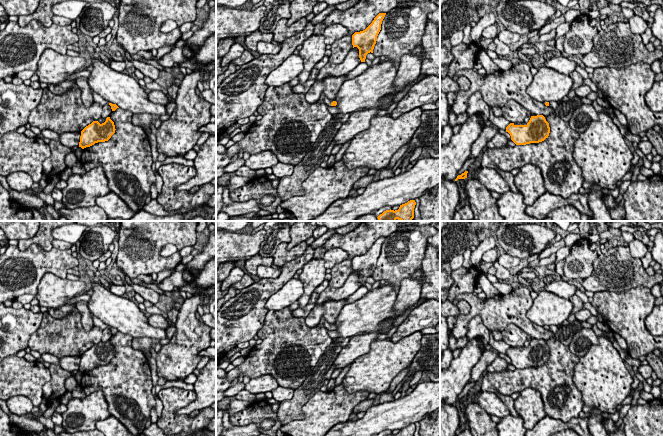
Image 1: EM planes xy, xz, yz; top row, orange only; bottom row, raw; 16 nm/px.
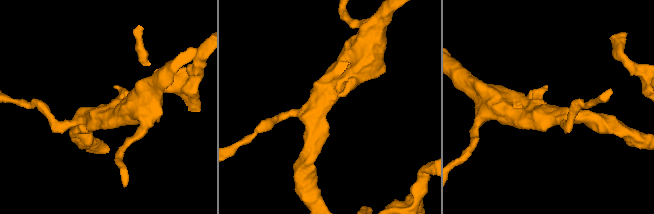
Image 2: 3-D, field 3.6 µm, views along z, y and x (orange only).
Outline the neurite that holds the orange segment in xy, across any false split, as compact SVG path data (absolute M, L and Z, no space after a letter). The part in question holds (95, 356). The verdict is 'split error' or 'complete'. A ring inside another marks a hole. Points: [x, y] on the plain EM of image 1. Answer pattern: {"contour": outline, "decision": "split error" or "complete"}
{"contour": "M110 341L100 348L98 345L93 345L81 355L79 371L82 373L90 371L98 366L108 365L115 357L114 346Z", "decision": "complete"}

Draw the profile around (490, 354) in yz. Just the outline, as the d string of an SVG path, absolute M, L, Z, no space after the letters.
M488 343L484 348L484 352L478 363L472 369L469 383L477 382L479 377L486 370L487 366L490 365L497 357L499 357L499 352Z

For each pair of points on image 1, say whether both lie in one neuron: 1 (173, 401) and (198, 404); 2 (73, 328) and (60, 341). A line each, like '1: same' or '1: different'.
1: different
2: same

